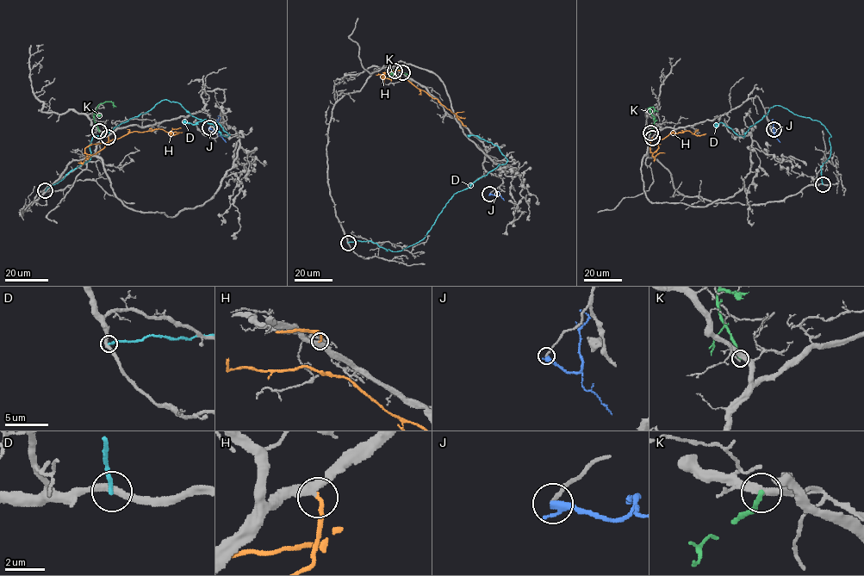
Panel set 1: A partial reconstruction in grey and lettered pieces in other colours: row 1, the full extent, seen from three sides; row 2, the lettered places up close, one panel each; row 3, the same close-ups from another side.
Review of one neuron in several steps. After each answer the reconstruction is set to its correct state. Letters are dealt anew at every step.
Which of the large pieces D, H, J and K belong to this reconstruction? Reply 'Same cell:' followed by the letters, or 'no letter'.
Same cell: H

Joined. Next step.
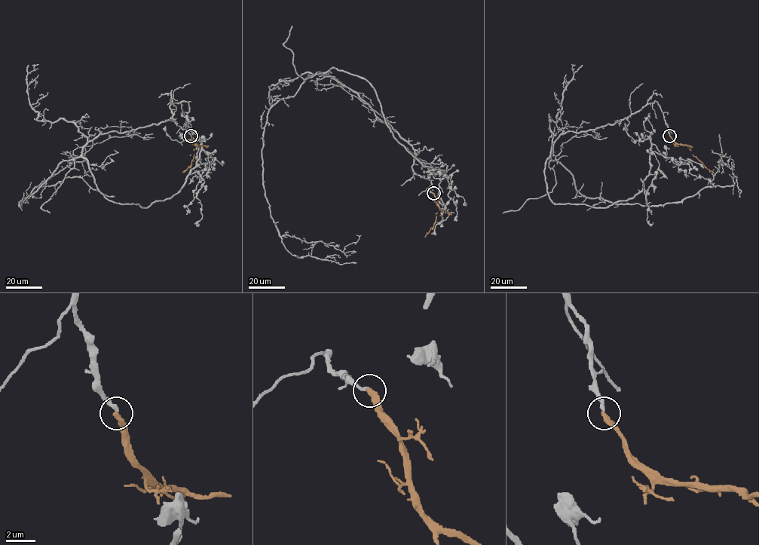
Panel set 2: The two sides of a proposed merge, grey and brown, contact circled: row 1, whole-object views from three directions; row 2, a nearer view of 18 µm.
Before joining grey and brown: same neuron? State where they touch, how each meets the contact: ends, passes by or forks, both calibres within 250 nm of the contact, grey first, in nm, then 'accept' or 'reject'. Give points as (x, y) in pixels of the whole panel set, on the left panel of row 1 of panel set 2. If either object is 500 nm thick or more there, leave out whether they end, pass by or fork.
at (191, 136); grey ends there; brown ends there; 240 nm thick on the grey side, 360 nm on the other; reject

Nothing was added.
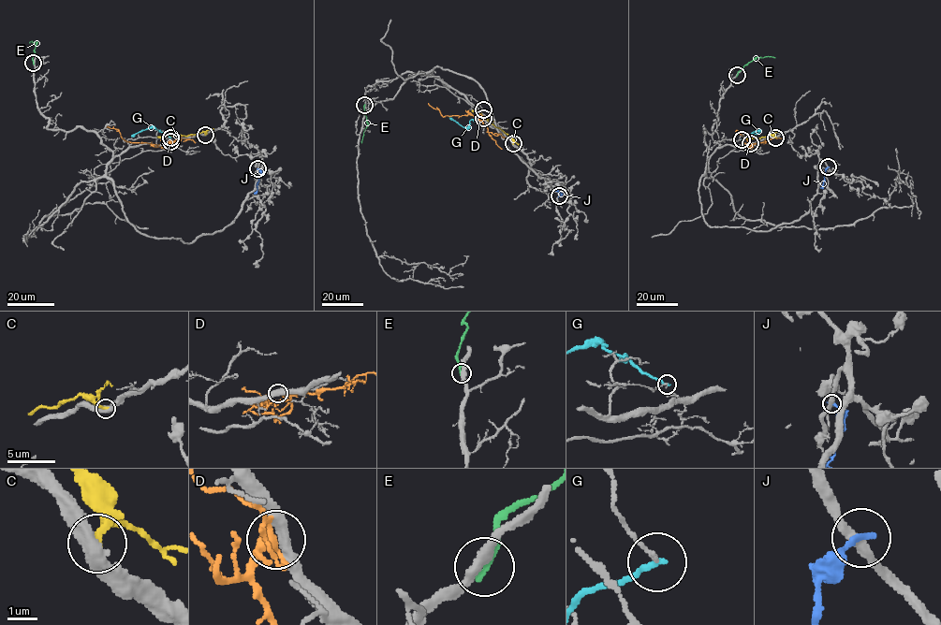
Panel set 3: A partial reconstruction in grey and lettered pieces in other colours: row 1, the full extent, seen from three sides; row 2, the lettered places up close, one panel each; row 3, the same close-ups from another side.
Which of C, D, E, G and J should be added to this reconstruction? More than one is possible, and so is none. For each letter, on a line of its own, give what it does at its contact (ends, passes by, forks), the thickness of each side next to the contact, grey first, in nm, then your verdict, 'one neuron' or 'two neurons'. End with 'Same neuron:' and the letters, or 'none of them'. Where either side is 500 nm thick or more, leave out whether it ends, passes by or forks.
C: calibres 500 and 260 nm; two neurons
D: it forks; calibres 440 and 240 nm; two neurons
E: it ends; calibres 320 and 220 nm; two neurons
G: it ends; calibres 140 and 200 nm; two neurons
J: it ends; calibres 320 and 200 nm; two neurons
Same neuron: none of them

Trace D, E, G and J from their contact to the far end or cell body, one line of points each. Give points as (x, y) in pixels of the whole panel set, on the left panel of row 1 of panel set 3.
D: (170, 141), (157, 146), (130, 142), (123, 138), (118, 129), (107, 127)
E: (34, 63), (36, 42), (30, 42)
G: (170, 138), (154, 127), (131, 136)
J: (257, 168), (261, 172), (256, 193)

